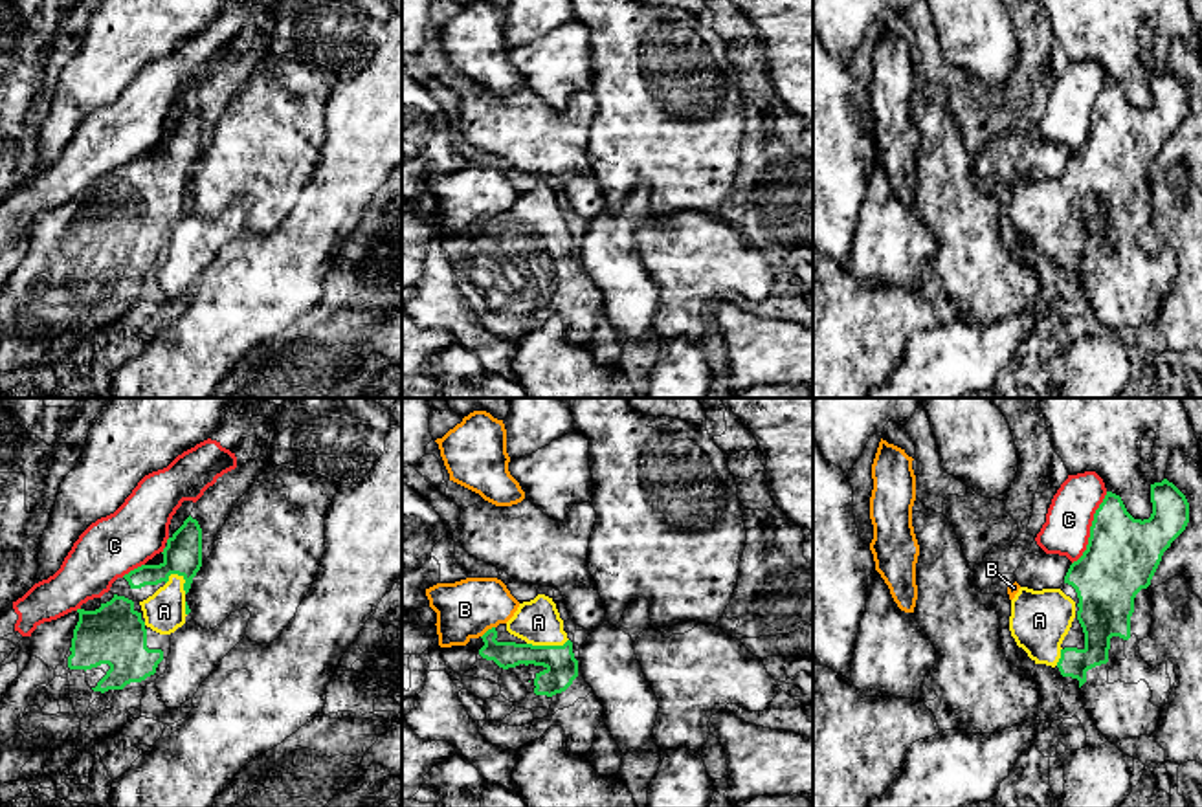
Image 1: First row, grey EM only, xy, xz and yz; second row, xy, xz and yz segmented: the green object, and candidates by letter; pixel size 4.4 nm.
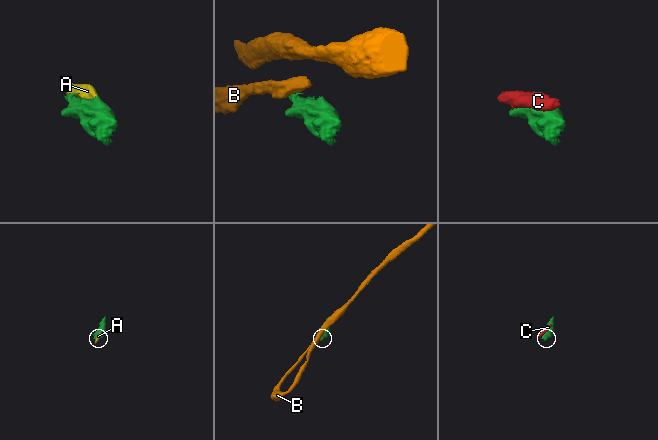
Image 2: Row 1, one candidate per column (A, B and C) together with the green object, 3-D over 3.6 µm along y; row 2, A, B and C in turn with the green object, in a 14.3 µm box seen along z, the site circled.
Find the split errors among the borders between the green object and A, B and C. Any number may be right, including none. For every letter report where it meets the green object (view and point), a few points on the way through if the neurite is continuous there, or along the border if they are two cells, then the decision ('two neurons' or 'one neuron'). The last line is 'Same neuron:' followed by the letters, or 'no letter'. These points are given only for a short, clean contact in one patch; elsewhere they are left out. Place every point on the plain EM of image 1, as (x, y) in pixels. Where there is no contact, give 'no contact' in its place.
A: meets green in xz at (547, 235); one neuron
B: meets green in xz at (487, 221); border along xz (494, 215), (481, 226); two neurons
C: meets green in yz at (1090, 118); two neurons
Same neuron: A

